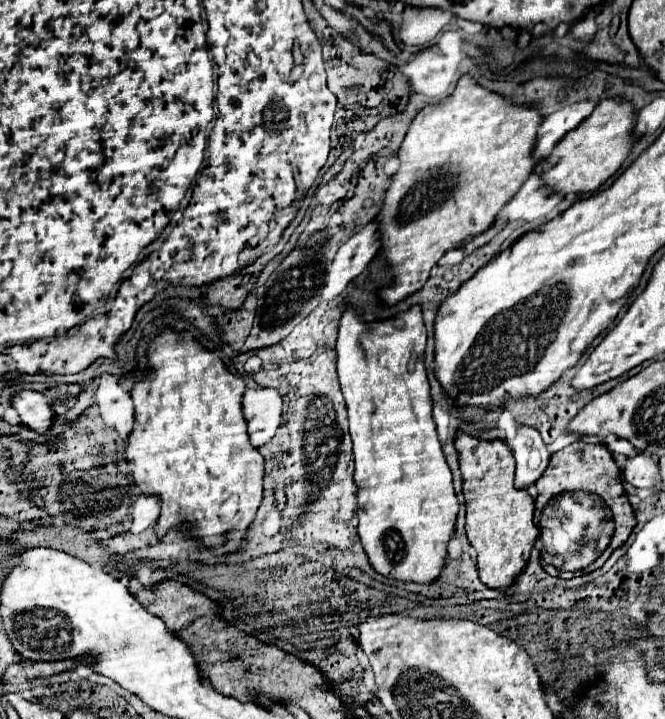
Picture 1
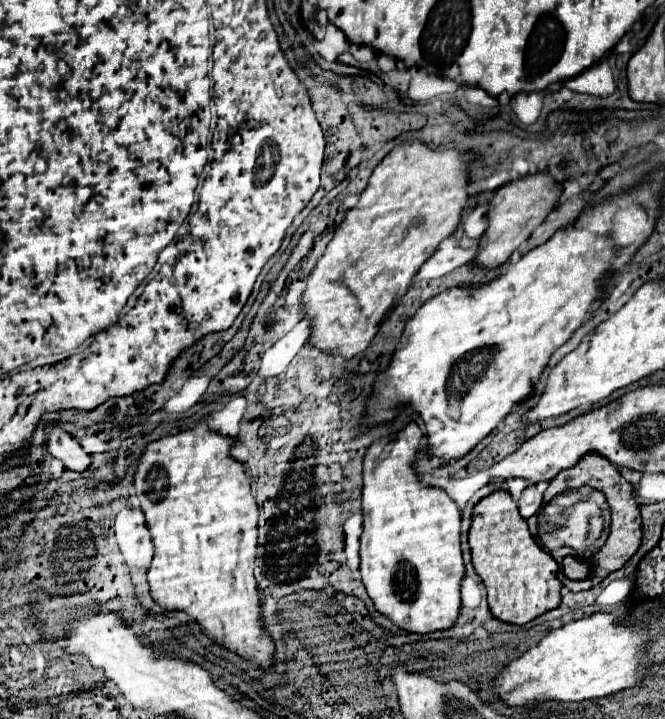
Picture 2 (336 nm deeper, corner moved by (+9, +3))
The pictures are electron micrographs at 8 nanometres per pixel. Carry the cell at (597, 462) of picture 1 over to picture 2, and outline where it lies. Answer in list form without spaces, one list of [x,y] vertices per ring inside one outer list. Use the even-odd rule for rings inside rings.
[[[587,453],[583,455],[583,459],[579,459],[579,463],[571,469],[561,471],[555,479],[549,481],[549,487],[545,491],[545,501],[551,501],[555,495],[567,491],[567,489],[579,489],[583,485],[589,485],[593,489],[599,489],[605,493],[609,507],[613,507],[613,531],[609,535],[609,543],[605,543],[605,547],[601,547],[601,551],[593,557],[593,567],[591,567],[591,575],[587,579],[581,581],[571,581],[565,577],[562,567],[558,569],[557,577],[561,579],[561,583],[569,589],[569,591],[583,591],[583,589],[591,589],[595,587],[601,579],[605,579],[611,571],[621,569],[625,565],[627,559],[631,559],[631,555],[639,549],[641,545],[641,515],[639,515],[639,505],[633,497],[633,489],[631,483],[625,481],[619,473],[617,467],[613,467],[613,463],[609,459],[605,459],[603,455],[597,453]]]

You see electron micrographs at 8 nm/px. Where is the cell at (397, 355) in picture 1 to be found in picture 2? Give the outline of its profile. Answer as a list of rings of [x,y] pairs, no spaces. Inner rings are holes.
[[[409,421],[399,435],[395,435],[395,439],[379,439],[373,445],[367,447],[365,457],[363,457],[363,535],[361,535],[361,577],[363,577],[363,585],[369,593],[369,597],[373,599],[375,607],[379,613],[385,613],[393,623],[397,623],[401,629],[409,631],[409,633],[429,633],[429,631],[439,631],[439,629],[447,629],[455,623],[457,615],[459,615],[459,607],[461,607],[461,595],[459,595],[459,583],[465,571],[463,559],[461,559],[461,545],[459,545],[459,533],[461,533],[461,513],[457,503],[441,489],[441,487],[431,487],[431,485],[423,485],[417,471],[415,471],[415,459],[417,459],[417,451],[421,445],[421,429],[417,427],[417,423]]]

